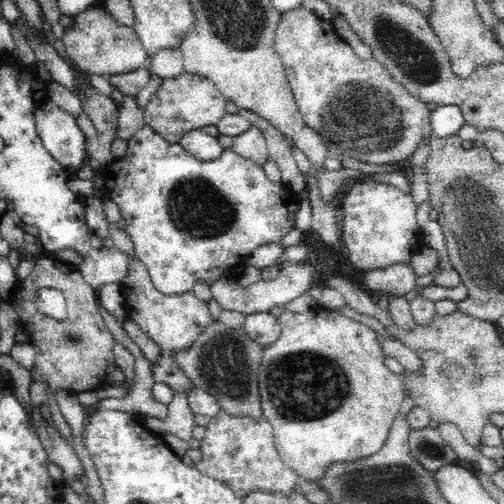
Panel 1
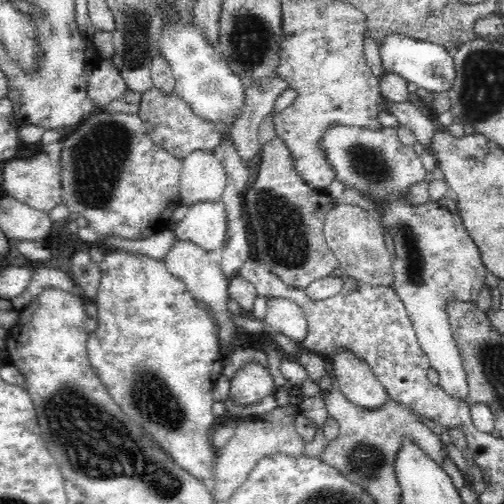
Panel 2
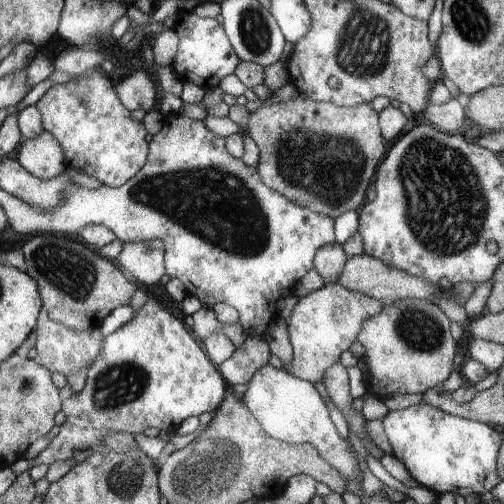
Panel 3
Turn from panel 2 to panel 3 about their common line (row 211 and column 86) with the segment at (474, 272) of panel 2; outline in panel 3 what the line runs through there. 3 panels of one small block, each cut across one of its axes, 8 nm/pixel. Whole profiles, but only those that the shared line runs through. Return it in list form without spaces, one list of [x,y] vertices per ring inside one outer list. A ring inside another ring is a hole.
[[[147,298],[141,308],[135,310],[133,318],[117,328],[113,334],[105,336],[101,342],[101,350],[87,368],[87,380],[85,388],[79,396],[65,400],[65,406],[61,408],[61,414],[67,416],[67,420],[61,424],[57,436],[47,444],[43,452],[39,452],[33,460],[33,464],[51,464],[55,460],[73,460],[75,450],[87,450],[87,448],[99,448],[99,444],[105,440],[103,434],[107,432],[123,432],[123,434],[141,434],[143,428],[157,428],[159,432],[175,434],[175,426],[189,418],[203,412],[215,412],[225,398],[225,384],[219,368],[209,362],[211,358],[205,356],[199,348],[199,344],[191,338],[191,334],[185,330],[179,318],[175,318],[165,304],[159,304],[153,298]]]

